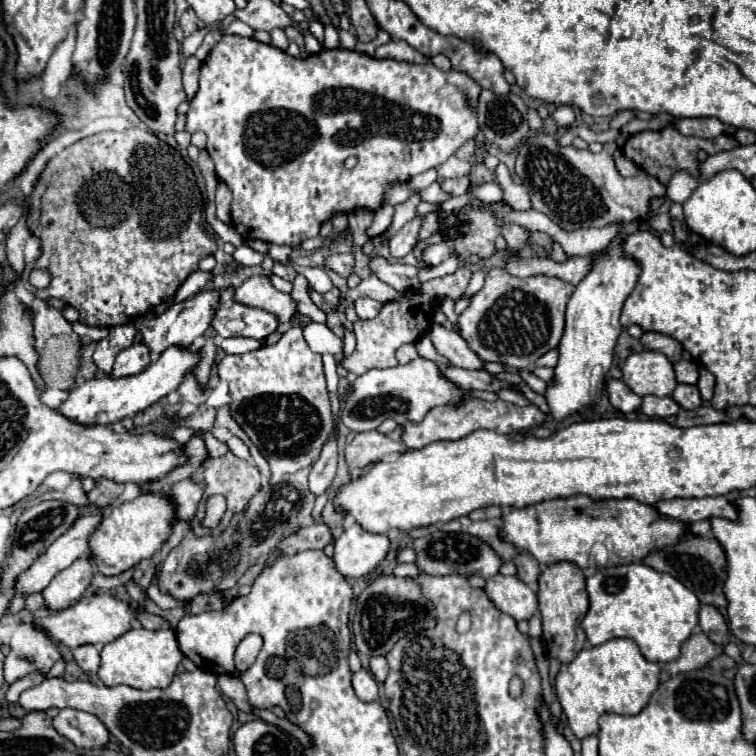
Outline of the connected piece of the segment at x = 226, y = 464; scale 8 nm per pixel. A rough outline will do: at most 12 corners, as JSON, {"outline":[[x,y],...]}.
{"outline":[[232,452],[206,458],[204,498],[226,498],[220,528],[260,490],[260,472]]}

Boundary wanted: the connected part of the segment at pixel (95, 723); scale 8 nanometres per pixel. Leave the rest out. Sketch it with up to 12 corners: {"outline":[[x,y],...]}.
{"outline":[[60,710],[54,728],[80,748],[102,748],[110,732],[100,718]]}

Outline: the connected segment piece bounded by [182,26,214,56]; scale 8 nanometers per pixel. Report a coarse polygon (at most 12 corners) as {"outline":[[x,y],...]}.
{"outline":[[200,28],[182,42],[182,54],[190,56],[198,50],[204,36],[214,28]]}

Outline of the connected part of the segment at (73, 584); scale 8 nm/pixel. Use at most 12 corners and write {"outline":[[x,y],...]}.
{"outline":[[90,556],[74,560],[42,590],[46,606],[78,602],[94,576]]}

